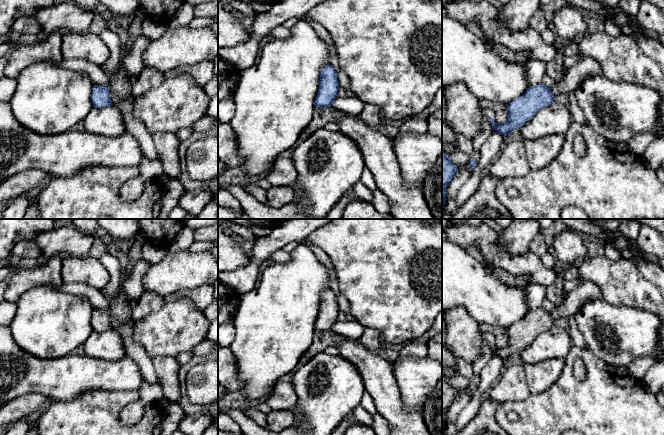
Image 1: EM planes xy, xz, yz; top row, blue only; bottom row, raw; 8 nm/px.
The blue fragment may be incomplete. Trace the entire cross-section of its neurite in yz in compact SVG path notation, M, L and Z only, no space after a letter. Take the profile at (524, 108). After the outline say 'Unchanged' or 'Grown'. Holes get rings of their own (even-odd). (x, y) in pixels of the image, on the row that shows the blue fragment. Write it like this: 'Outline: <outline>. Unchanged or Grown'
Outline: M566 41L559 51L565 57L580 54L581 59L568 68L563 76L560 76L551 88L540 83L529 87L524 95L509 103L507 107L508 119L504 124L497 124L493 118L490 123L492 129L507 136L513 130L521 128L531 120L540 110L554 102L554 96L558 94L574 93L576 88L588 77L601 75L602 69L591 57L581 53L578 44L574 41Z. Grown

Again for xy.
Outline: M94 85L92 88L91 101L93 107L95 108L112 106L113 103L111 101L109 87L102 85Z. Unchanged

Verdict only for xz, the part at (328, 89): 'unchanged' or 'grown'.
unchanged

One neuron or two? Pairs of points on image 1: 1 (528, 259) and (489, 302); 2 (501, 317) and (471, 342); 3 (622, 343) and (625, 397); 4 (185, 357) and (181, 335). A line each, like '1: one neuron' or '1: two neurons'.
1: two neurons
2: two neurons
3: two neurons
4: two neurons

